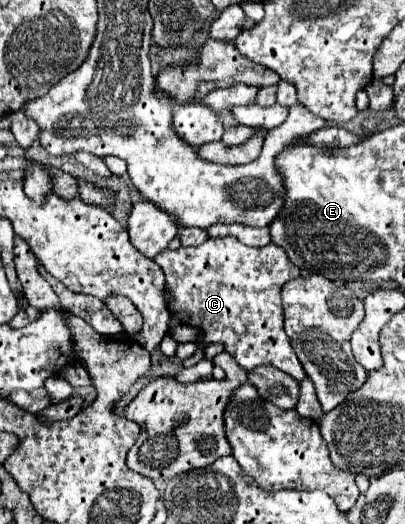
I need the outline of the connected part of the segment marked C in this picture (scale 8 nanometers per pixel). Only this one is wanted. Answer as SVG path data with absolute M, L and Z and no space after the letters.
M231 237L207 239L197 247L179 247L175 251L165 249L153 259L165 273L167 305L171 317L179 323L195 327L199 337L193 341L199 349L205 349L211 343L221 343L223 351L229 353L245 371L253 371L259 365L271 365L283 373L289 373L293 379L303 381L305 371L291 347L291 341L283 329L283 309L281 309L281 289L287 281L301 277L301 269L291 263L283 247L269 243L261 249L247 247Z

